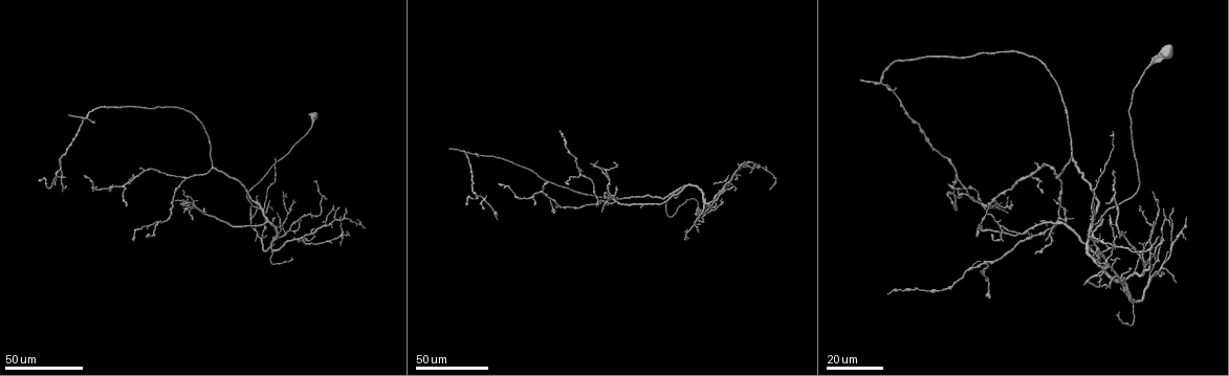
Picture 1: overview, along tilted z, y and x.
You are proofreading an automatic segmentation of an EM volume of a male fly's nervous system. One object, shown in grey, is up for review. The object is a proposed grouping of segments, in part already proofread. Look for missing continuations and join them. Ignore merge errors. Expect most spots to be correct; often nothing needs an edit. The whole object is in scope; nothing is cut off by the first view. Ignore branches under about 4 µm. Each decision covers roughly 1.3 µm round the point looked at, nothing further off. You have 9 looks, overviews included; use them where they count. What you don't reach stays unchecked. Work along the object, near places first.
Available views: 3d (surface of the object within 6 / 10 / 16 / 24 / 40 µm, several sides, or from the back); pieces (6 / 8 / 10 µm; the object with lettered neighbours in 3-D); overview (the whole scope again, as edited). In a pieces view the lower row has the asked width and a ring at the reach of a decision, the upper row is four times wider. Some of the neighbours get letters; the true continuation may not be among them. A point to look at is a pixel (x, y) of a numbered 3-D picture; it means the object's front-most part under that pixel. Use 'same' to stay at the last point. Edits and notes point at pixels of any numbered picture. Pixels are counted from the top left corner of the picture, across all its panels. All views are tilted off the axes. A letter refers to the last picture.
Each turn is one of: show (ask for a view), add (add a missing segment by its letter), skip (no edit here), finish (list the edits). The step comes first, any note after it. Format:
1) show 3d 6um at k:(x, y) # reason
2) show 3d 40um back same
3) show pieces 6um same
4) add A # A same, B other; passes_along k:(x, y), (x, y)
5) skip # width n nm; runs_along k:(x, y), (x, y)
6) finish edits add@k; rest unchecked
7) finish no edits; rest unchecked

show 3d 24um at 1:(618, 188)

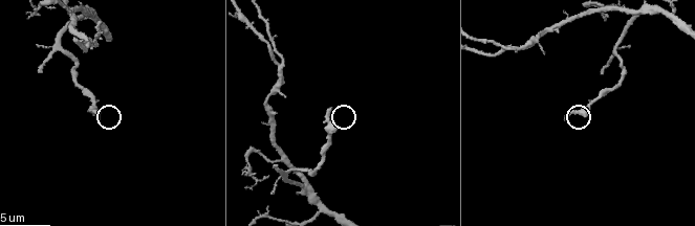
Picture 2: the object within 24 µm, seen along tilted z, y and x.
show pieces 6um at 2:(331, 110) # what lies round it

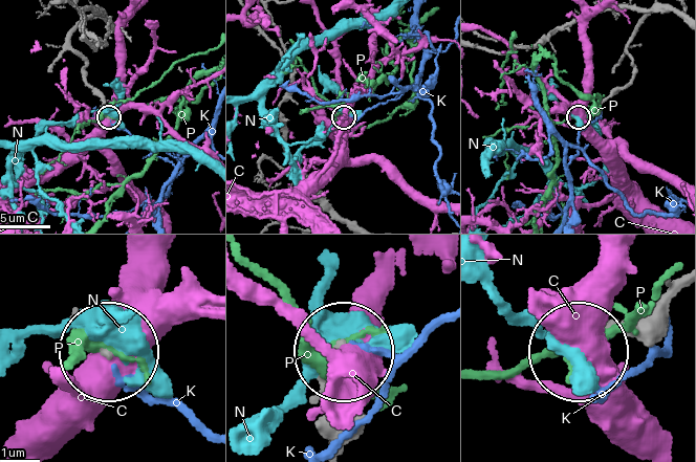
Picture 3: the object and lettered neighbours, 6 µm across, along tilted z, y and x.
skip # width 220 nm; C other, K other, N other, P other; none of them fits

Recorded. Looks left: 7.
show pieces 6um at 2:(274, 164) # free end

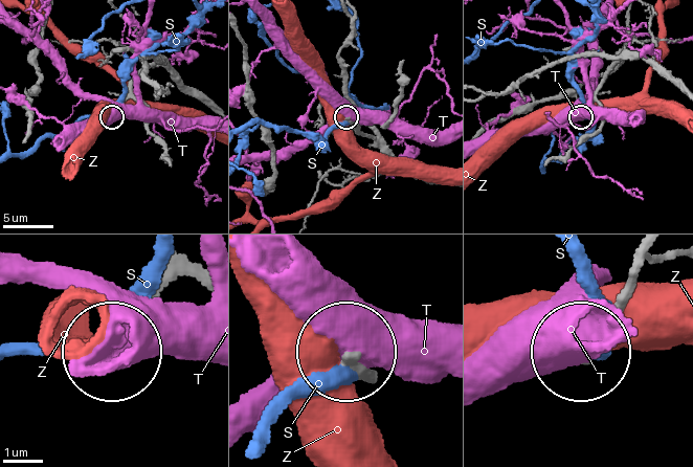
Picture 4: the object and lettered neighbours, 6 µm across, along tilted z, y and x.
skip # S other, T other, Z other; no lettered segment goes on from it

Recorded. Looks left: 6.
show 3d 24um at 1:(277, 212)

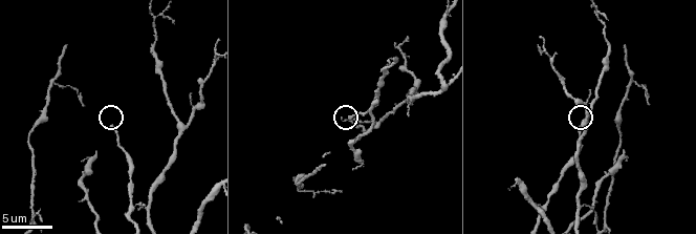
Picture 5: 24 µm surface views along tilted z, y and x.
show pieces 10um at 5:(113, 124) # what lies round it

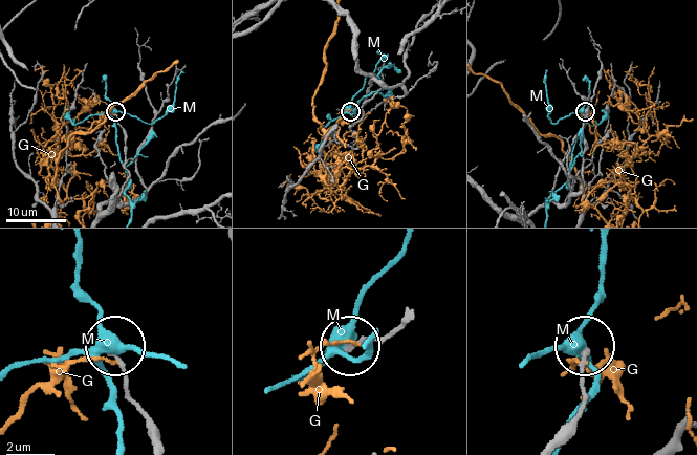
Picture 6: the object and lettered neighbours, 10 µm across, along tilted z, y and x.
skip # G other, M other; runs_along 6:(546, 445), (578, 410), (587, 347); none of them fits

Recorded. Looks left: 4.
show 3d 40um at 1:(1175, 210) # tapers out

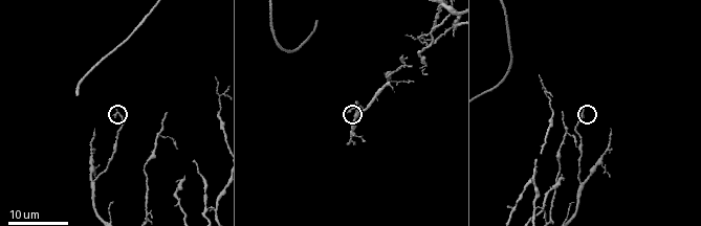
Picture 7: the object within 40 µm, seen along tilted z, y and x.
show pieces 8um at 7:(113, 118)

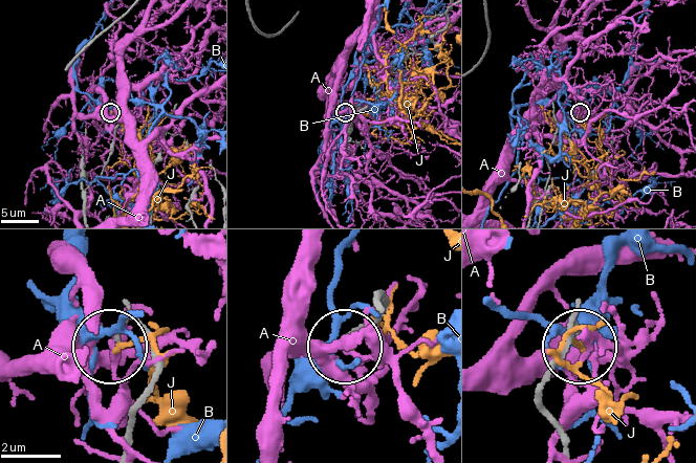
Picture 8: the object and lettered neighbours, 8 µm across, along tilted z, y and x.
skip # A other, B other, J other; none of them fits

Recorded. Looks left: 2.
finish no edits; rest unchecked

